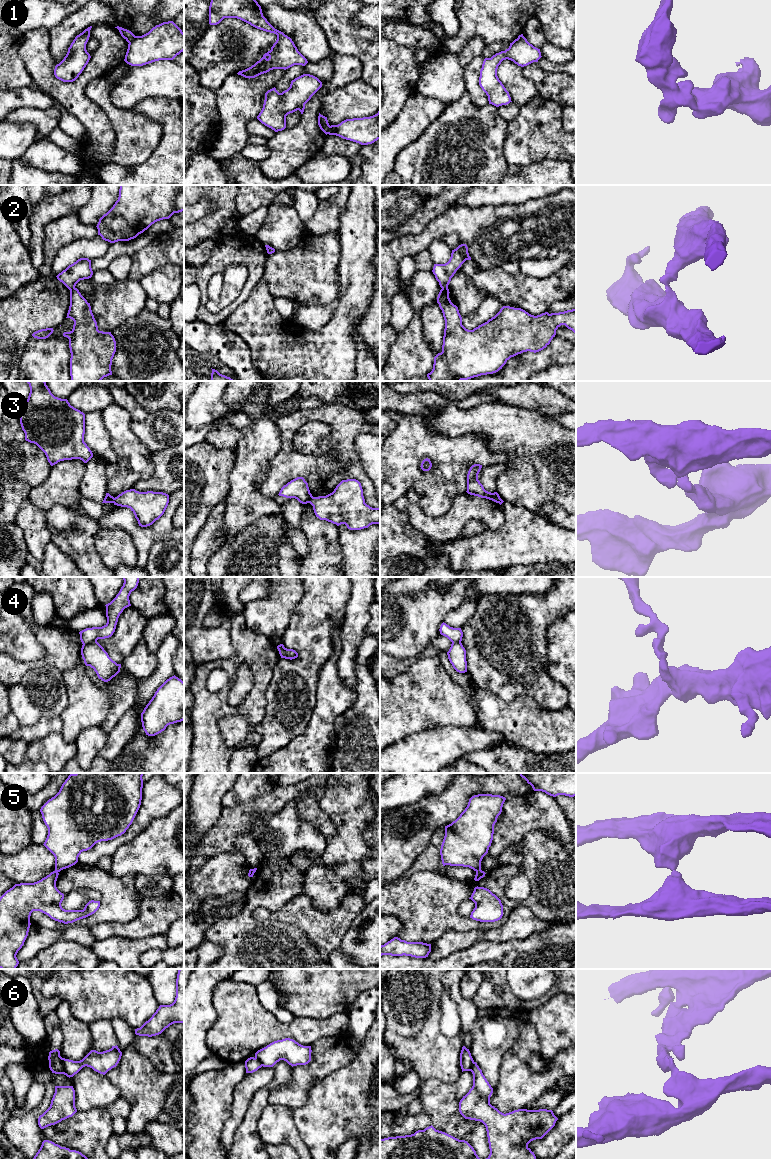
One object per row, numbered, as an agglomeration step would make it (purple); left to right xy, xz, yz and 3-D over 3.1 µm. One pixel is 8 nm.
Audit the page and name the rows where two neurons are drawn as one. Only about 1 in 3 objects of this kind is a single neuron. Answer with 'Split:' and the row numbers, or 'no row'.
Split: 1, 2, 3, 4, 5, 6

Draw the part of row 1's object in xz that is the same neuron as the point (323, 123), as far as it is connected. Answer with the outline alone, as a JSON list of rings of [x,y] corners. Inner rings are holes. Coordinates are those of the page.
[[[320,113],[318,116],[318,125],[320,129],[327,135],[330,129],[330,125],[328,123],[327,117],[321,115]]]

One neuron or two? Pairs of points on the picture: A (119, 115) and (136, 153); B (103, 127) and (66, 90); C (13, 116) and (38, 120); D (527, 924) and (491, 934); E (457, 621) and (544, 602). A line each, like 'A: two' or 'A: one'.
A: one
B: one
C: one
D: one
E: two

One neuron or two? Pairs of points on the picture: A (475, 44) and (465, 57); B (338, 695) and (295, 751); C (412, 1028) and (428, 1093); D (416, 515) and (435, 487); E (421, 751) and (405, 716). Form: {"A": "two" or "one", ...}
{"A": "one", "B": "one", "C": "two", "D": "two", "E": "two"}

